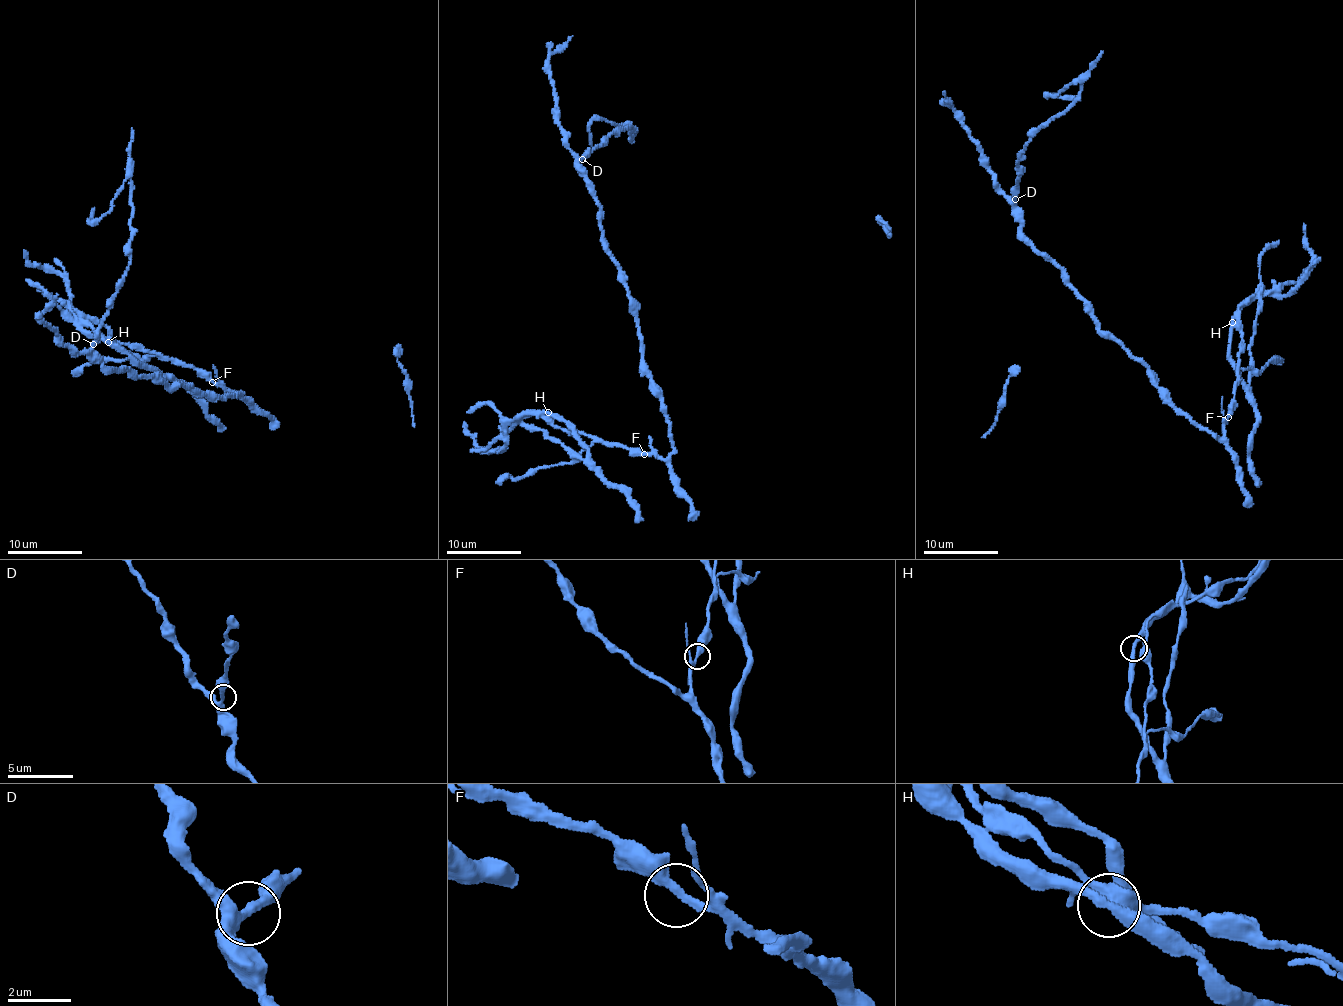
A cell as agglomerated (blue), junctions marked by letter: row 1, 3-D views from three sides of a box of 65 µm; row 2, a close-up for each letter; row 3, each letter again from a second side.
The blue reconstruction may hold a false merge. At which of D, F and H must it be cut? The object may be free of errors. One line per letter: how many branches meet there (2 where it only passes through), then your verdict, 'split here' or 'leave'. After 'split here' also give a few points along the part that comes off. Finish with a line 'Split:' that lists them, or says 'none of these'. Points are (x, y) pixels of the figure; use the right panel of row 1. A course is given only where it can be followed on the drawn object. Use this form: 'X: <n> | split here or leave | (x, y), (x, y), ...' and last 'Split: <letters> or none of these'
D: 2 | leave
F: 2 | leave
H: 2 | leave
Split: none of these

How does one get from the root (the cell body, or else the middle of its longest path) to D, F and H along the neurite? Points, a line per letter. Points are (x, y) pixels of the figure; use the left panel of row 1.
D: (176, 388), (150, 376), (141, 377), (127, 370), (121, 372), (105, 366), (100, 356), (91, 353), (93, 344)
F: (176, 388), (178, 382), (206, 394), (207, 391), (224, 397), (227, 393), (240, 393), (228, 392), (212, 382)
H: (176, 388), (178, 382), (224, 397), (227, 393), (240, 393), (228, 392), (196, 369), (159, 354), (108, 343)

